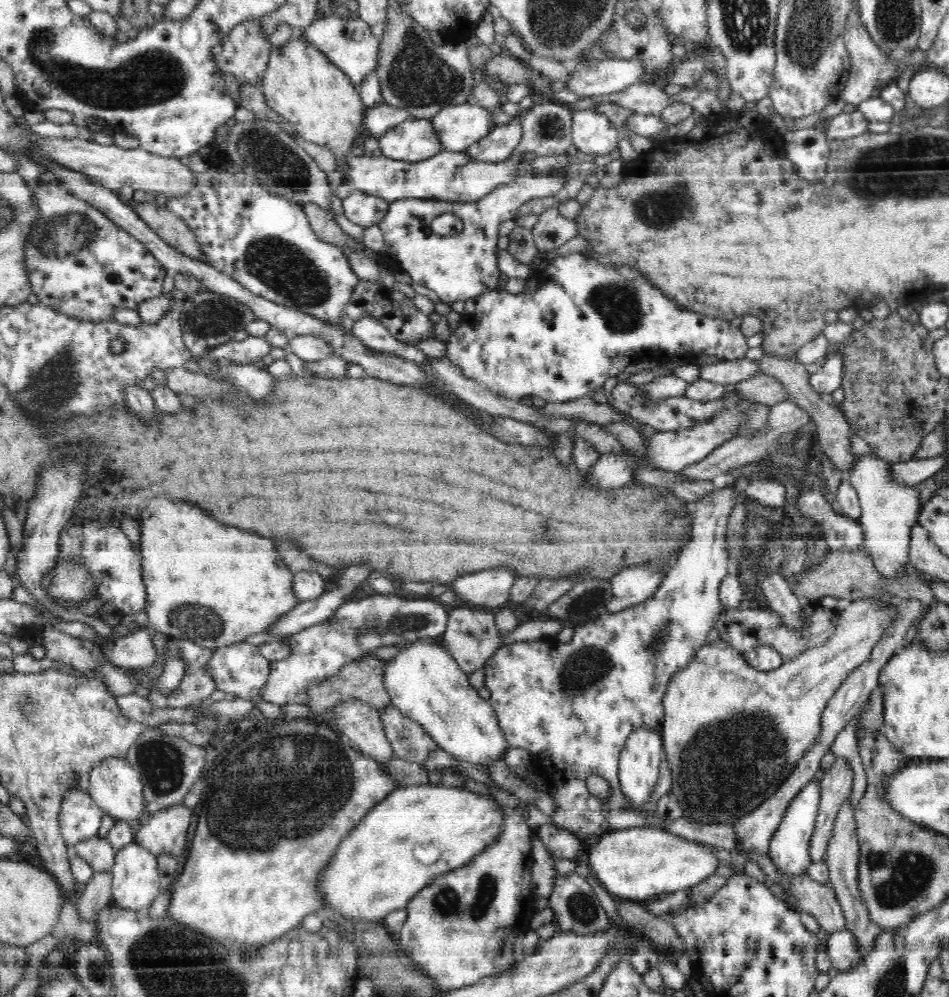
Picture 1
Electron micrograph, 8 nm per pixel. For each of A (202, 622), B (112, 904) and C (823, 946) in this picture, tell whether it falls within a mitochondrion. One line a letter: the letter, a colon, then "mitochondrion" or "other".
A: mitochondrion
B: other
C: other

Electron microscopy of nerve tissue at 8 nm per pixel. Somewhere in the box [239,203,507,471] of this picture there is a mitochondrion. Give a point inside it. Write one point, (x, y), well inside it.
(284, 269)

